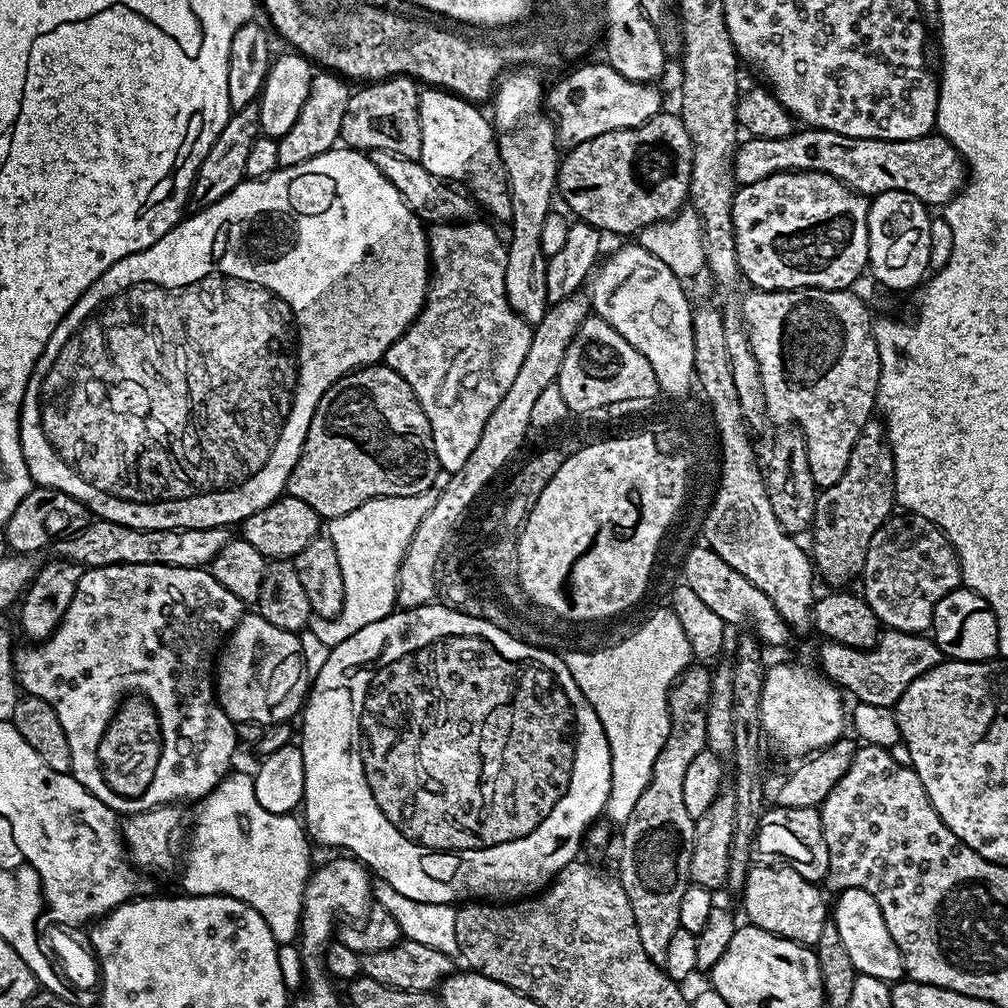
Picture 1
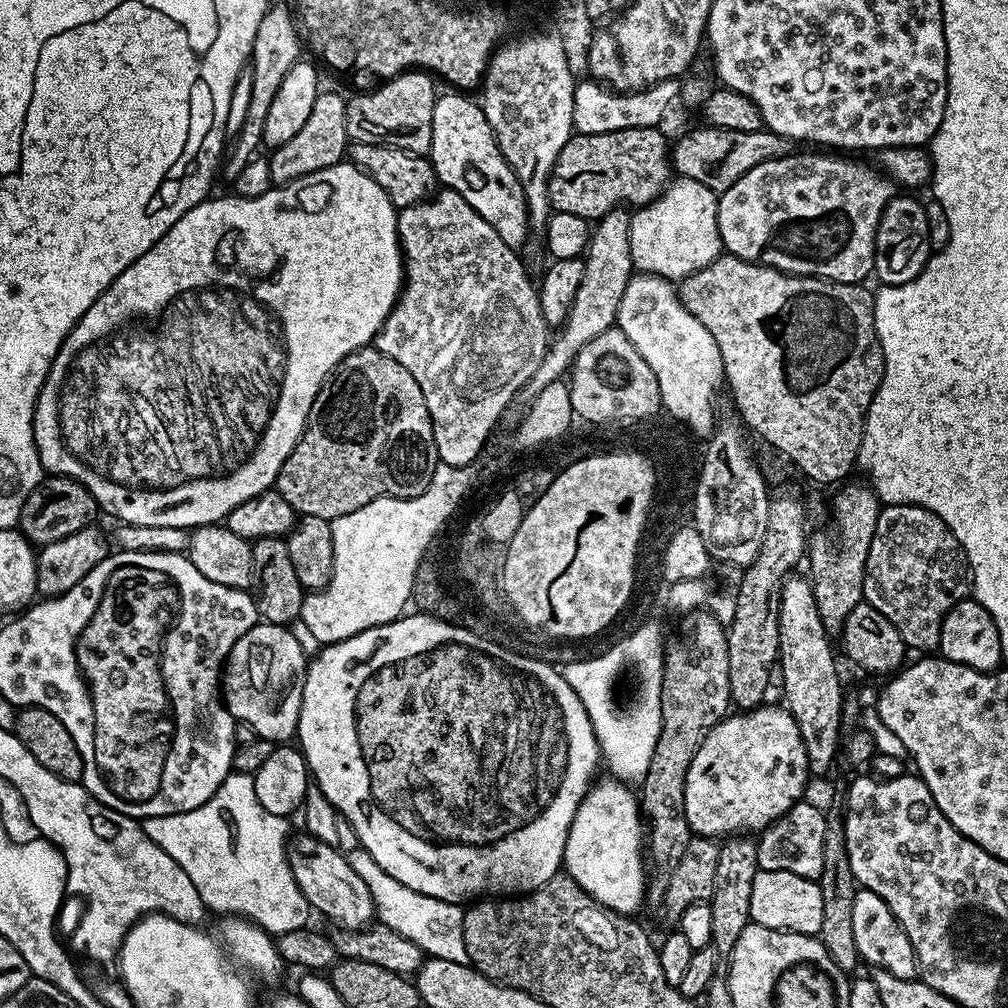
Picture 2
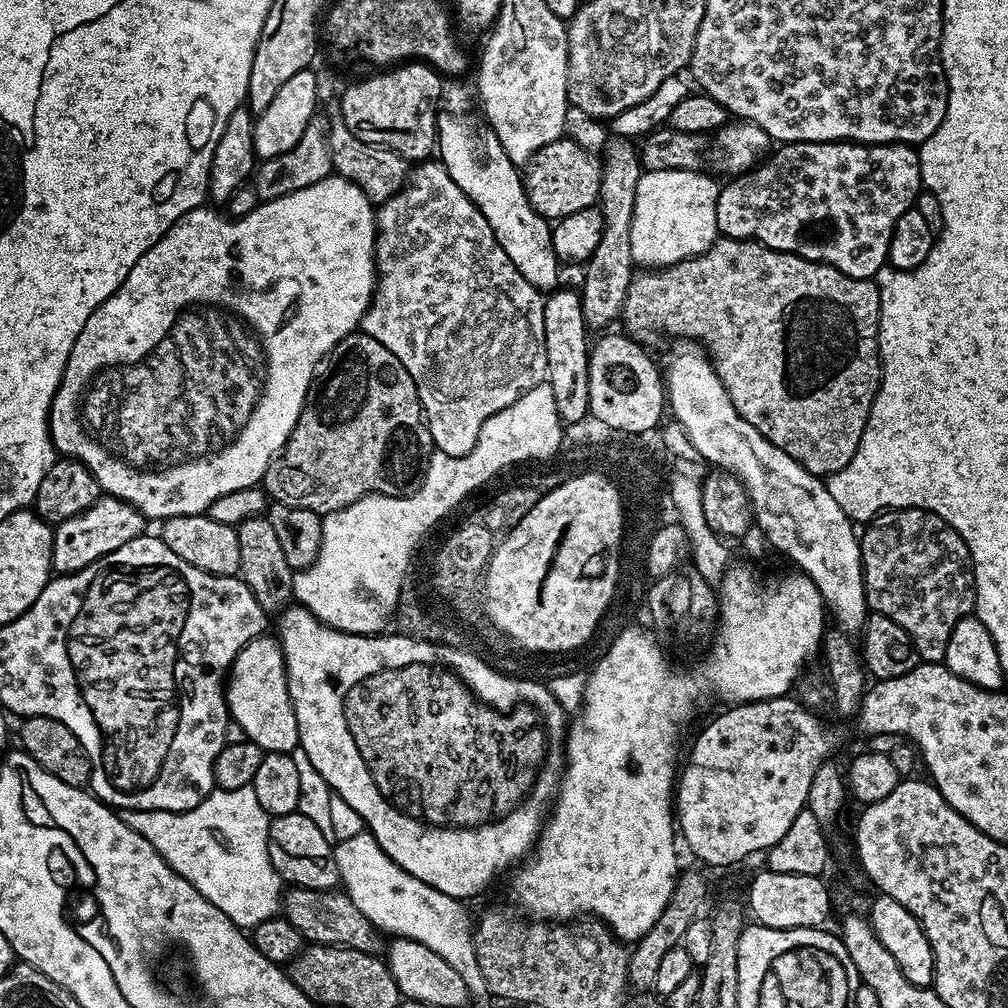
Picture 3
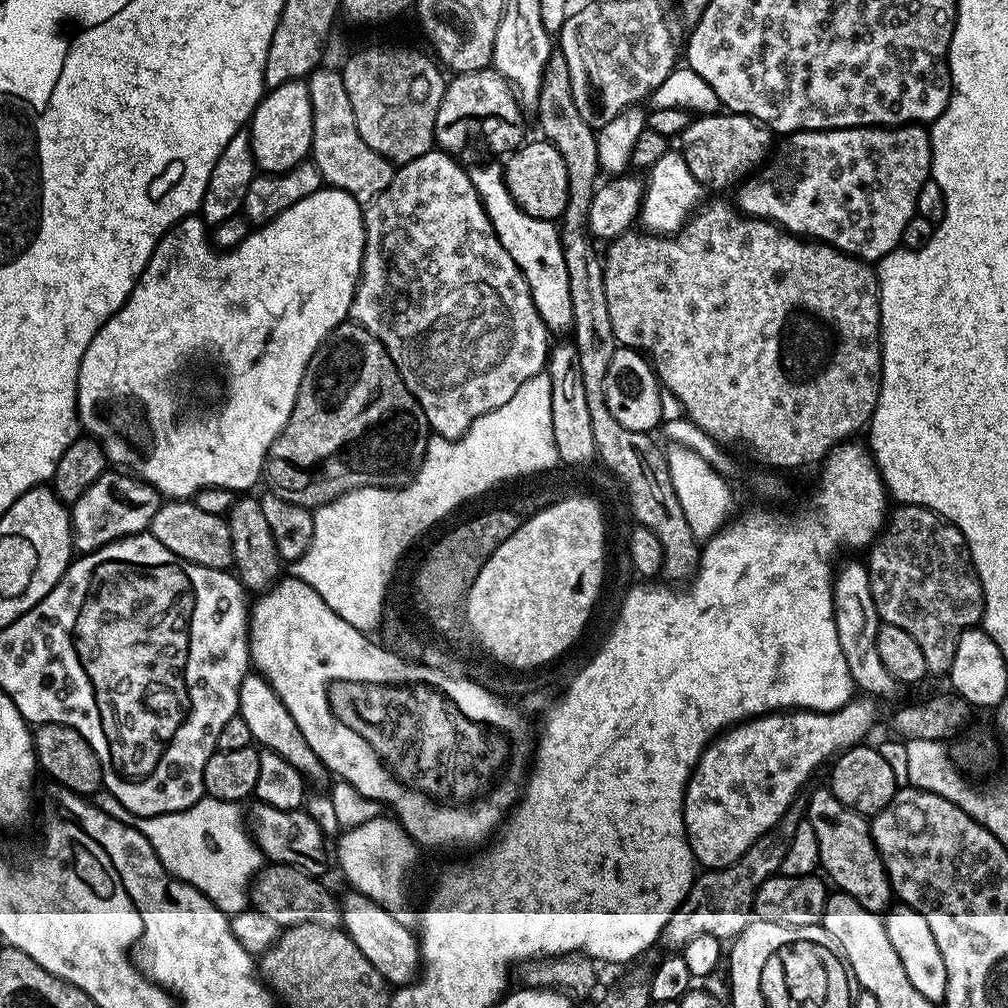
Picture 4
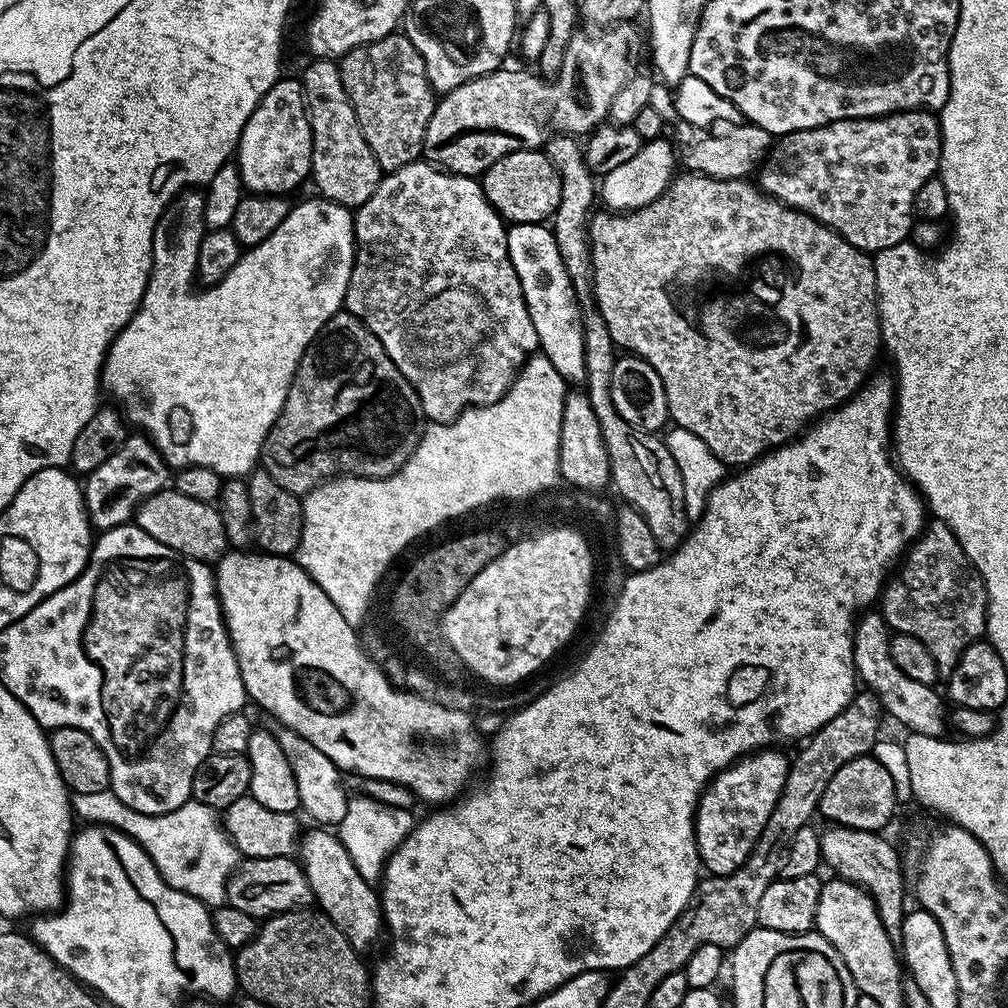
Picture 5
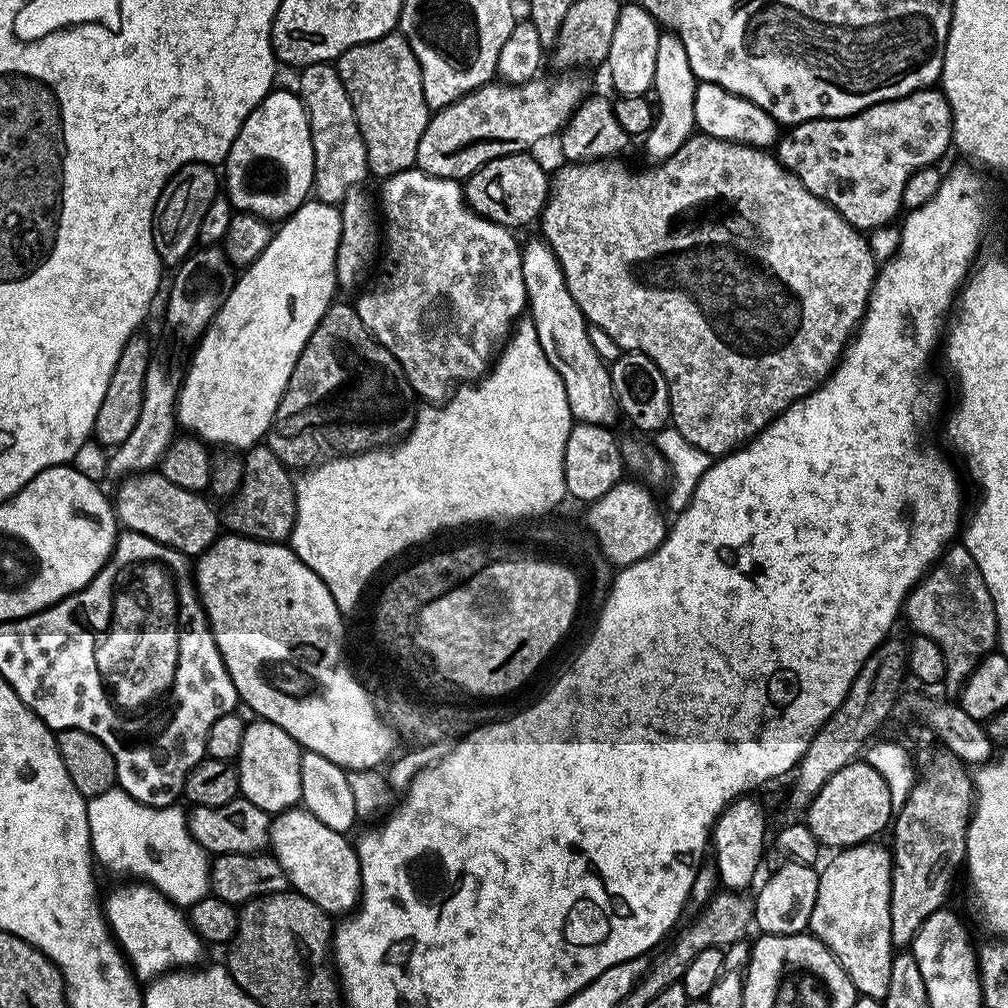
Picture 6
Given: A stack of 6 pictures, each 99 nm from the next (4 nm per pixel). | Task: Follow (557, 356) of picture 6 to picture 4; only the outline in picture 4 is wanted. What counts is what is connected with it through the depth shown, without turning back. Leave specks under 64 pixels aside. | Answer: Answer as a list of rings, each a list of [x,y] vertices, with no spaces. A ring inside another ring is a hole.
[[[480,168],[471,173],[476,193],[484,204],[486,214],[492,220],[492,229],[496,232],[498,242],[514,258],[520,273],[532,295],[534,306],[548,327],[549,333],[567,333],[572,327],[572,311],[570,310],[570,282],[566,270],[566,258],[560,245],[560,229],[551,220],[539,220],[526,214],[510,198],[510,190],[504,184],[504,173],[497,168]]]

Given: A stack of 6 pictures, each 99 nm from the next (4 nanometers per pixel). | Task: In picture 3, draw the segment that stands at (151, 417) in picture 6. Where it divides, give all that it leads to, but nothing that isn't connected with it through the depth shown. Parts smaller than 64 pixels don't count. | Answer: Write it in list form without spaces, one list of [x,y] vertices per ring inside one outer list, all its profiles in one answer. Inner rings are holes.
[[[101,495],[82,514],[74,514],[74,518],[66,518],[61,524],[55,525],[52,533],[52,571],[56,574],[77,572],[90,562],[126,546],[135,536],[145,531],[146,518],[125,500],[119,500],[116,496]]]

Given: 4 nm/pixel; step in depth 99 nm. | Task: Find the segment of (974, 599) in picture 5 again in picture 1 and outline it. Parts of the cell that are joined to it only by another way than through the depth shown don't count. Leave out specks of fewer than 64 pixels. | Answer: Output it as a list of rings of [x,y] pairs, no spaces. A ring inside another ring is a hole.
[[[892,514],[870,539],[862,595],[885,629],[927,633],[934,606],[961,587],[960,560],[941,528],[921,516]]]

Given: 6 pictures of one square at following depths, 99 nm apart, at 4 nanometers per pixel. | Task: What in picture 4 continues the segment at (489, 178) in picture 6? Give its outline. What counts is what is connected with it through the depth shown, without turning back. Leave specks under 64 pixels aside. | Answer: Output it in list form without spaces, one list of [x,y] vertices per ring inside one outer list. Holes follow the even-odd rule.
[[[529,139],[507,157],[508,165],[503,165],[504,184],[510,190],[510,198],[526,214],[539,220],[559,221],[563,217],[568,202],[568,174],[562,154],[549,140]]]

